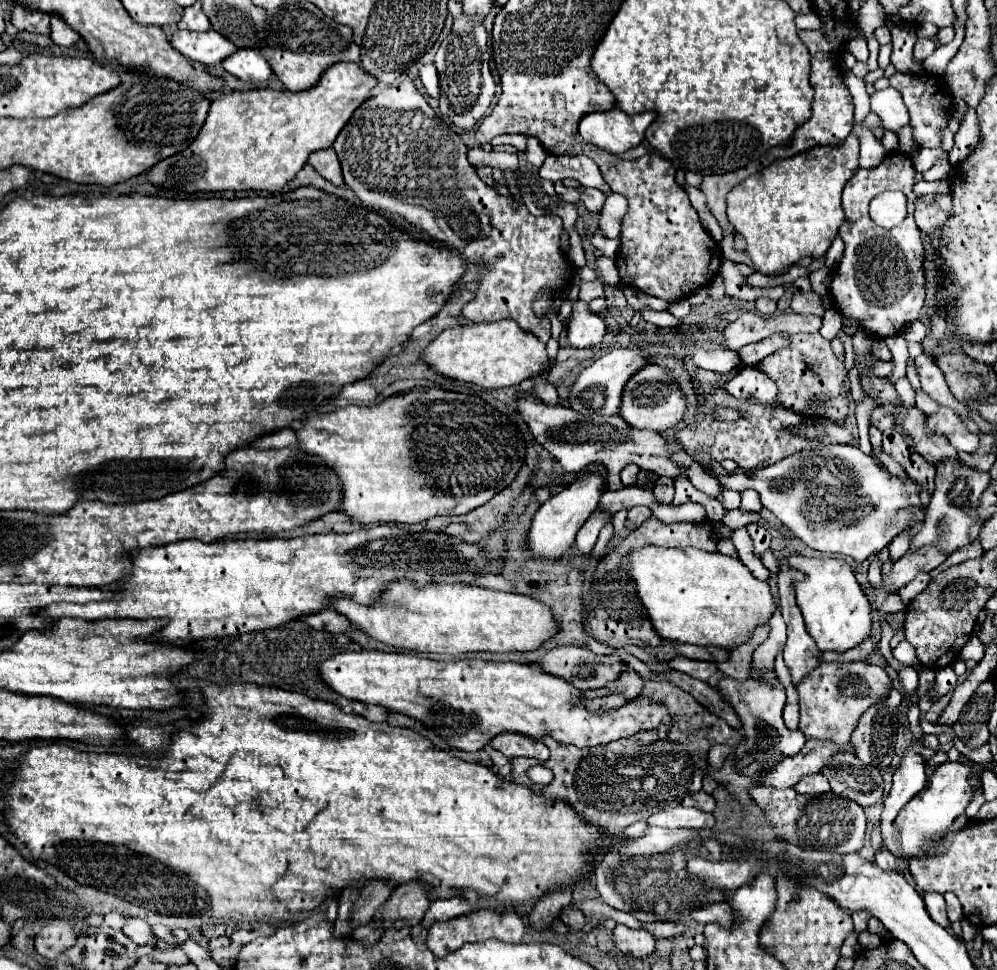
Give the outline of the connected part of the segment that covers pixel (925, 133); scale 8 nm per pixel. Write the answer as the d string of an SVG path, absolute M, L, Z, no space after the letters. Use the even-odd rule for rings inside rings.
M895 72L891 78L889 78L889 84L901 92L903 96L903 102L909 110L909 116L911 116L911 126L913 126L913 136L915 136L915 142L919 146L927 146L927 148L939 148L939 142L941 142L941 128L947 126L949 122L949 112L951 112L951 92L945 84L943 78L939 76L931 76L931 80L921 80L917 78L915 74L903 74L903 72Z

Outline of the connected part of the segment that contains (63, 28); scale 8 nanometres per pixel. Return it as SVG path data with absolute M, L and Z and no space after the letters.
M53 16L51 18L51 40L57 46L75 46L79 40L79 34L75 30L71 30L61 18Z

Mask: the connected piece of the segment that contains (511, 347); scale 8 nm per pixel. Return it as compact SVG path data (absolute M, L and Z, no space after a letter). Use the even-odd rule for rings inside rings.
M513 320L447 328L433 342L429 342L429 346L421 352L421 360L445 378L477 384L481 388L517 386L549 362L545 342L537 340L529 332L523 332Z

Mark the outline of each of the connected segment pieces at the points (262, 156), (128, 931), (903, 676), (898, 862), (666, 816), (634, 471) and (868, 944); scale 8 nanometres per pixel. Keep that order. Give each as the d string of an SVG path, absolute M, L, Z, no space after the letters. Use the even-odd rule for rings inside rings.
M333 64L333 68L329 68L329 72L325 72L325 76L321 78L321 84L317 84L315 88L311 90L305 90L305 92L277 92L277 90L271 90L271 88L263 88L263 90L251 90L251 92L231 92L231 94L221 94L217 96L213 102L211 102L211 108L209 108L209 114L207 114L207 120L205 124L201 126L197 138L183 150L183 152L177 152L175 156L171 158L165 158L161 160L159 164L155 164L149 172L147 172L147 182L159 186L159 188L167 188L167 190L173 190L173 192L181 192L181 194L197 194L197 192L239 192L239 190L257 190L257 192L281 192L283 186L295 178L295 174L307 164L307 158L309 154L317 152L317 150L325 150L325 148L331 148L335 138L339 136L341 128L347 124L347 120L351 118L351 114L355 112L355 108L361 106L363 100L367 100L371 96L371 88L377 84L377 80L367 74L363 68L357 68L357 64Z
M125 916L125 924L123 924L123 934L127 938L131 938L135 944L147 944L151 938L153 938L153 932L151 932L151 926L147 922L143 922L141 918L131 918L131 916Z
M914 668L902 669L898 672L898 678L902 683L903 690L907 696L918 687L919 676Z
M887 850L875 854L875 864L879 864L883 870L895 870L895 872L905 874L905 860L893 856L893 854L887 852Z
M675 806L671 810L661 810L647 818L647 826L661 826L661 828L711 828L715 824L713 814L701 812L697 808Z
M627 464L621 470L621 482L623 482L623 486L635 486L637 484L637 474L639 474L639 466L637 464Z
M865 930L859 935L858 942L866 949L873 949L881 944L882 939L877 934L872 934Z

